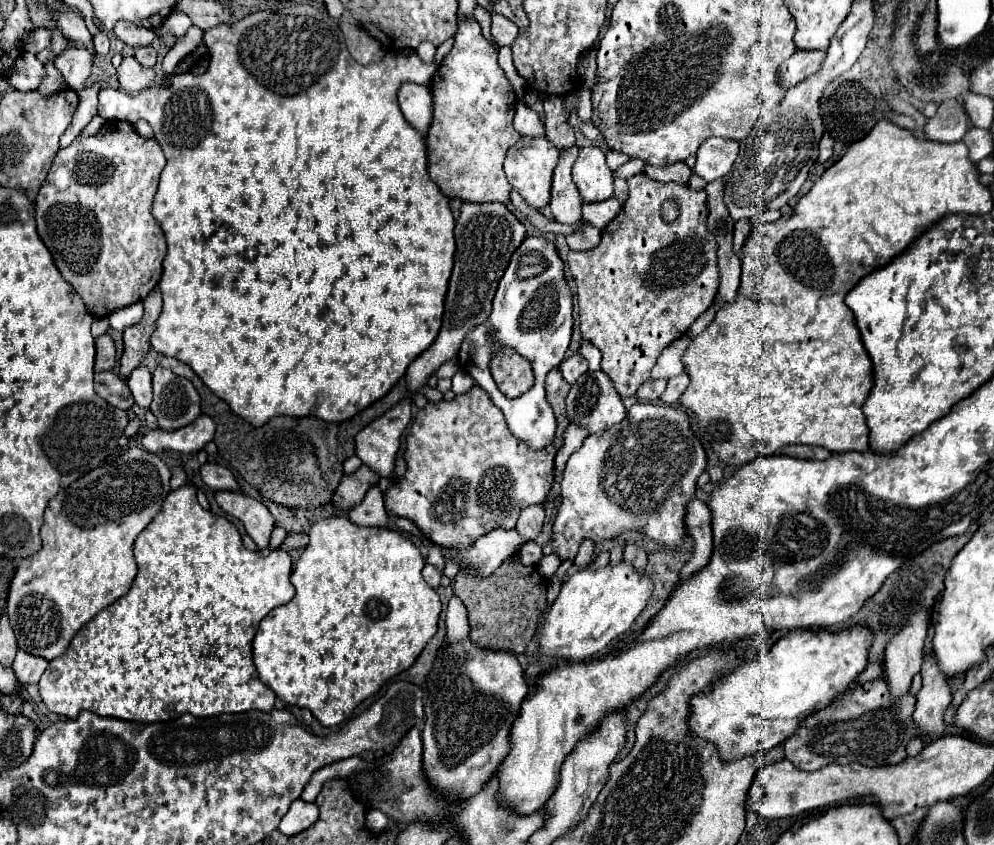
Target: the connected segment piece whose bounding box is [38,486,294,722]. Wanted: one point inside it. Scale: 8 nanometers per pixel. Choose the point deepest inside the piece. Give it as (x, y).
(180, 642)

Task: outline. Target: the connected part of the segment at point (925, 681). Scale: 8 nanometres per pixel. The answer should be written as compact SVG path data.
M928 656L922 664L922 690L916 696L916 710L912 722L924 744L932 744L944 736L944 712L952 700L946 678L938 672L938 664Z

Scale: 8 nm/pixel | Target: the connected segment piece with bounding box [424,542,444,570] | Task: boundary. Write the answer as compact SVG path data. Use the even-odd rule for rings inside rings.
M424 542L424 546L426 546L426 550L428 550L428 562L434 564L436 568L444 570L444 558L440 556L440 548L438 548L436 544L430 544L430 542Z

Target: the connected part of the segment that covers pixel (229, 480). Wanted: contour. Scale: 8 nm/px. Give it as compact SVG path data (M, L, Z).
M207 462L199 469L199 474L205 485L212 490L212 492L222 492L222 490L240 490L234 474L218 464Z

